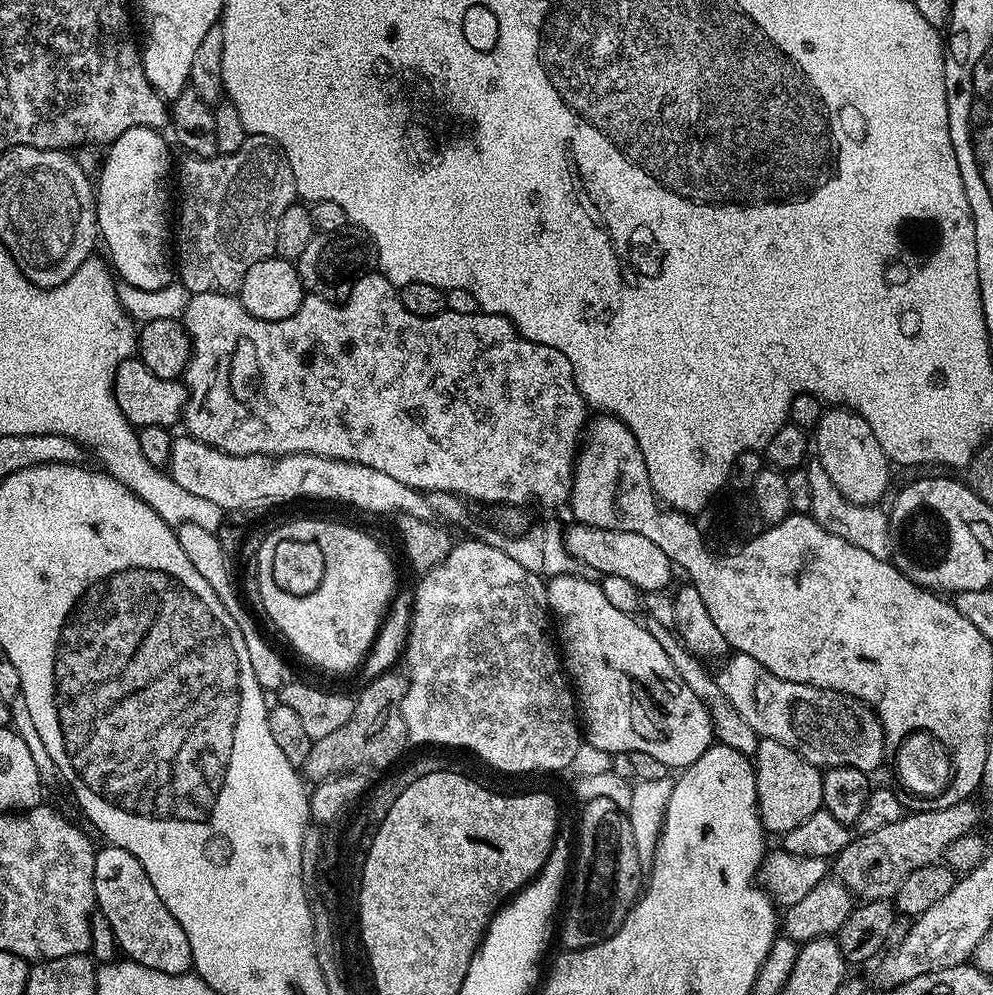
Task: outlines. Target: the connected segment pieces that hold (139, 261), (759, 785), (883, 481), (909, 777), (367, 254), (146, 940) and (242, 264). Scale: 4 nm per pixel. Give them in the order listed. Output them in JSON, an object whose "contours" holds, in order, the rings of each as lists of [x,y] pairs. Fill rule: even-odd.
{"contours":[[[[138,126],[126,130],[126,134],[122,134],[113,144],[107,145],[106,151],[108,152],[102,156],[102,163],[99,165],[98,173],[100,172],[100,184],[95,185],[94,195],[96,198],[96,226],[98,229],[99,239],[102,244],[108,247],[108,252],[112,255],[110,259],[111,267],[114,269],[115,275],[121,281],[130,286],[134,286],[138,290],[162,290],[168,284],[173,283],[174,280],[174,260],[170,255],[170,220],[168,224],[168,171],[173,171],[174,160],[168,157],[168,144],[163,140],[161,133],[155,128],[147,128],[146,126]]],[[[761,739],[756,768],[756,803],[760,806],[760,821],[764,824],[765,833],[783,834],[794,830],[794,826],[806,822],[810,814],[823,809],[821,769],[806,762],[806,758],[790,750],[790,746]]],[[[832,406],[825,410],[814,429],[814,456],[822,462],[834,486],[838,486],[838,490],[842,490],[850,502],[873,506],[881,503],[880,499],[888,488],[890,461],[882,446],[878,446],[874,430],[870,430],[866,418],[862,418],[858,412],[843,406]]],[[[933,729],[914,730],[906,734],[902,741],[895,741],[890,745],[890,760],[896,763],[896,776],[900,779],[900,801],[908,810],[946,810],[948,807],[942,802],[948,797],[950,782],[961,782],[962,761],[958,753],[951,749],[948,739],[933,732]]],[[[362,231],[316,232],[306,246],[302,258],[295,262],[296,272],[305,293],[324,300],[343,302],[351,296],[354,286],[377,267],[376,245]]],[[[101,847],[94,858],[94,894],[99,915],[108,920],[119,951],[131,963],[162,974],[185,975],[192,968],[190,942],[186,930],[178,926],[174,914],[158,898],[142,862],[121,848]]],[[[248,135],[242,142],[242,146],[238,146],[238,150],[234,150],[233,152],[226,152],[223,154],[217,154],[210,158],[206,157],[198,157],[189,155],[186,160],[182,161],[178,164],[178,172],[180,168],[180,221],[175,221],[174,224],[174,260],[178,265],[178,280],[179,283],[183,284],[185,288],[188,289],[189,293],[195,294],[198,292],[227,292],[229,294],[235,293],[237,289],[239,289],[240,283],[244,281],[246,278],[246,270],[250,270],[250,266],[254,266],[254,262],[262,262],[263,260],[271,260],[276,256],[276,231],[278,230],[278,218],[282,218],[282,214],[286,214],[286,210],[290,205],[297,203],[298,197],[296,194],[296,179],[294,178],[294,174],[290,170],[290,166],[288,165],[288,160],[284,157],[283,150],[280,149],[280,145],[276,143],[276,141],[271,140],[270,138],[266,138],[265,136],[254,136]]]]}

